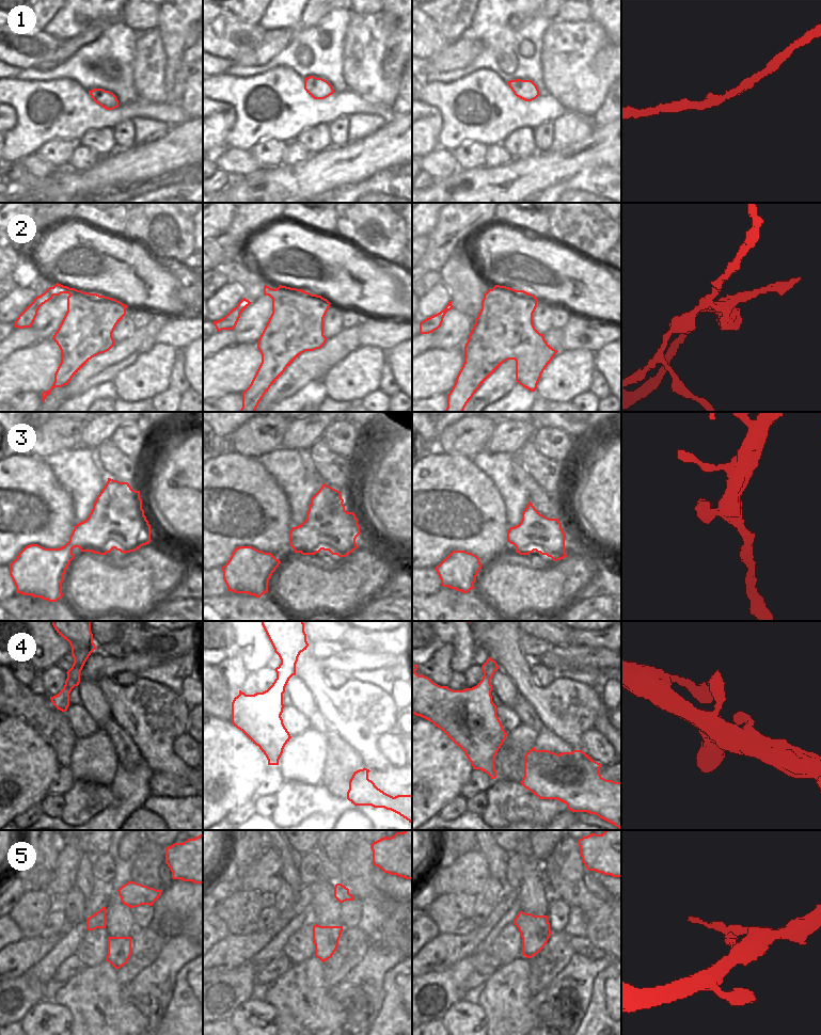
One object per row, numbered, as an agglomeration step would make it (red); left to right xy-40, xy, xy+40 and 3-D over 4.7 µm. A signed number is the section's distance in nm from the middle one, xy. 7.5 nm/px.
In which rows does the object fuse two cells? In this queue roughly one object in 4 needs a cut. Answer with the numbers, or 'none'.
2

